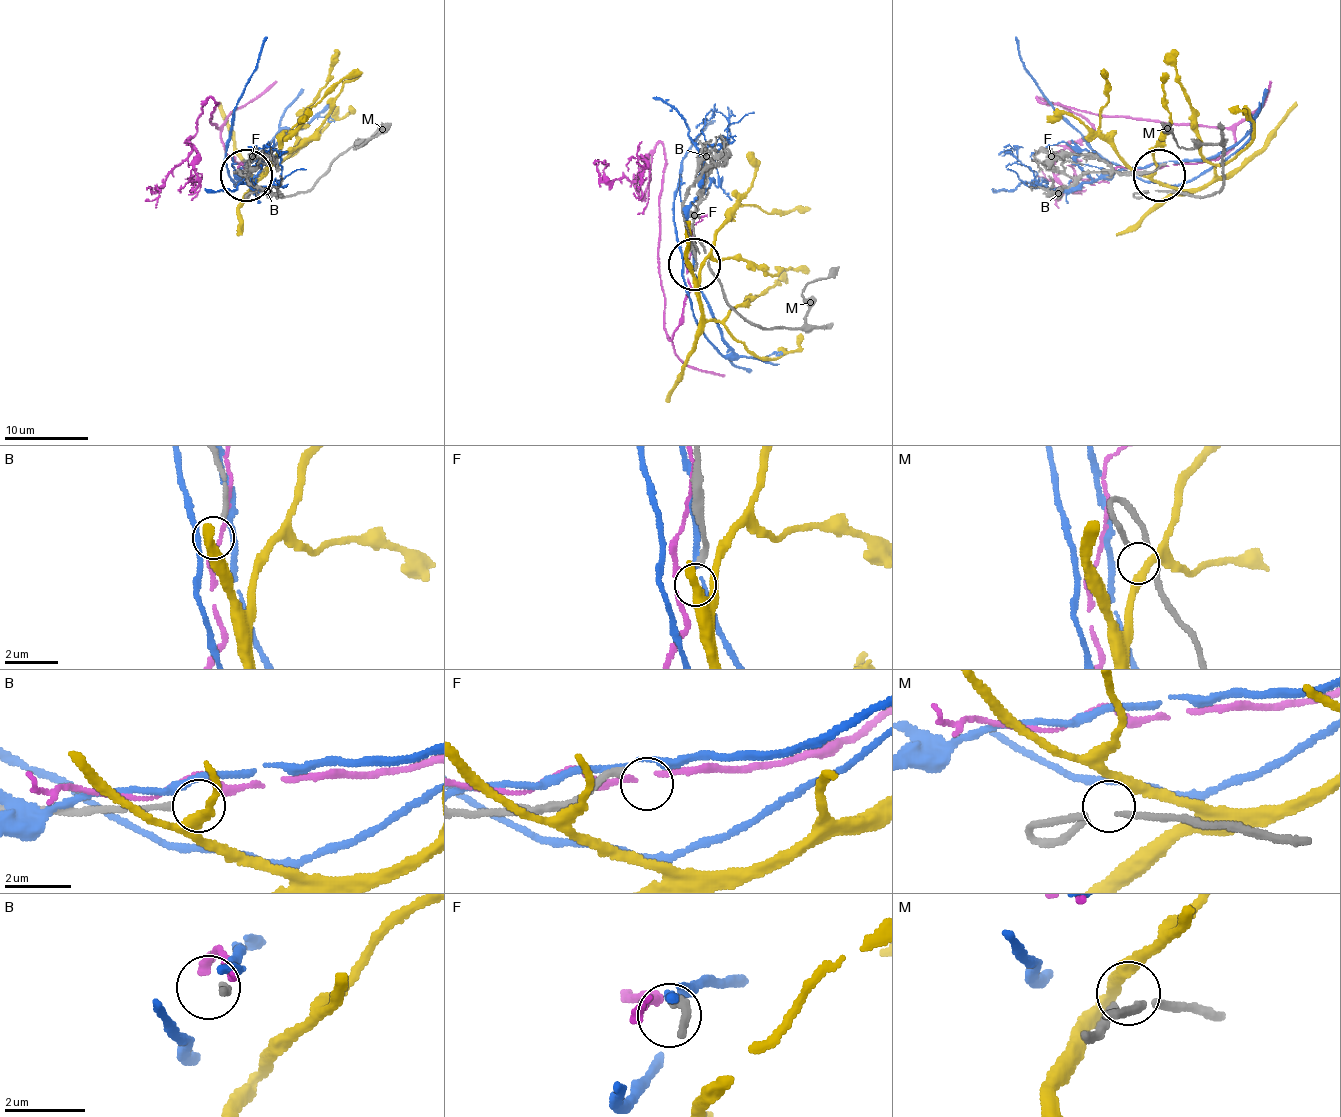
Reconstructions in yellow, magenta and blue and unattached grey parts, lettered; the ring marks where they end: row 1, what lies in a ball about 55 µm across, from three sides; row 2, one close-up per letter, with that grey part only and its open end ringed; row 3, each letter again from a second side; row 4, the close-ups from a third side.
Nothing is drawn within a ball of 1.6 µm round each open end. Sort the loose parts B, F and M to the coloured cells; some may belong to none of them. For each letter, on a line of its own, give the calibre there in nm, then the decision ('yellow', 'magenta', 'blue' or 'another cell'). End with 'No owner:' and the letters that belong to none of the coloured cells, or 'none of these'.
B: calibre 180 nm; magenta
F: calibre 240 nm; another cell
M: calibre 200 nm; yellow
No owner: F

